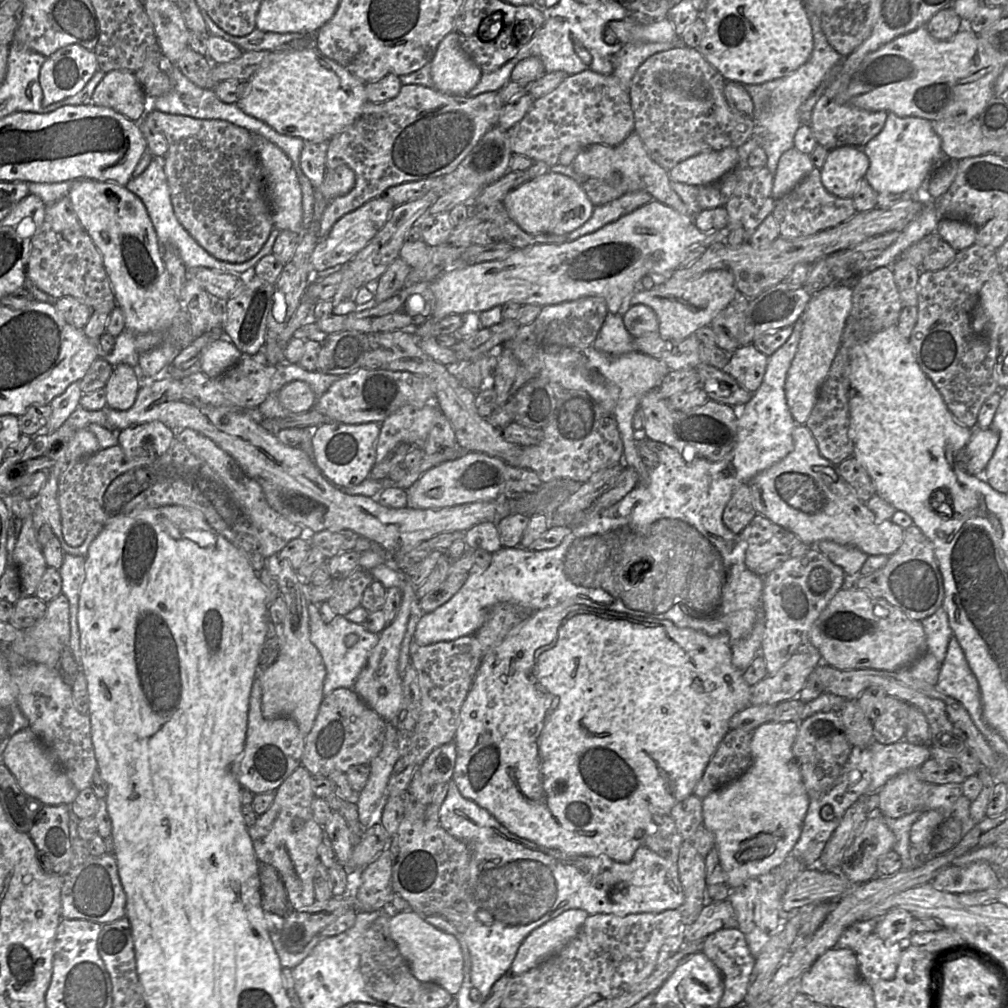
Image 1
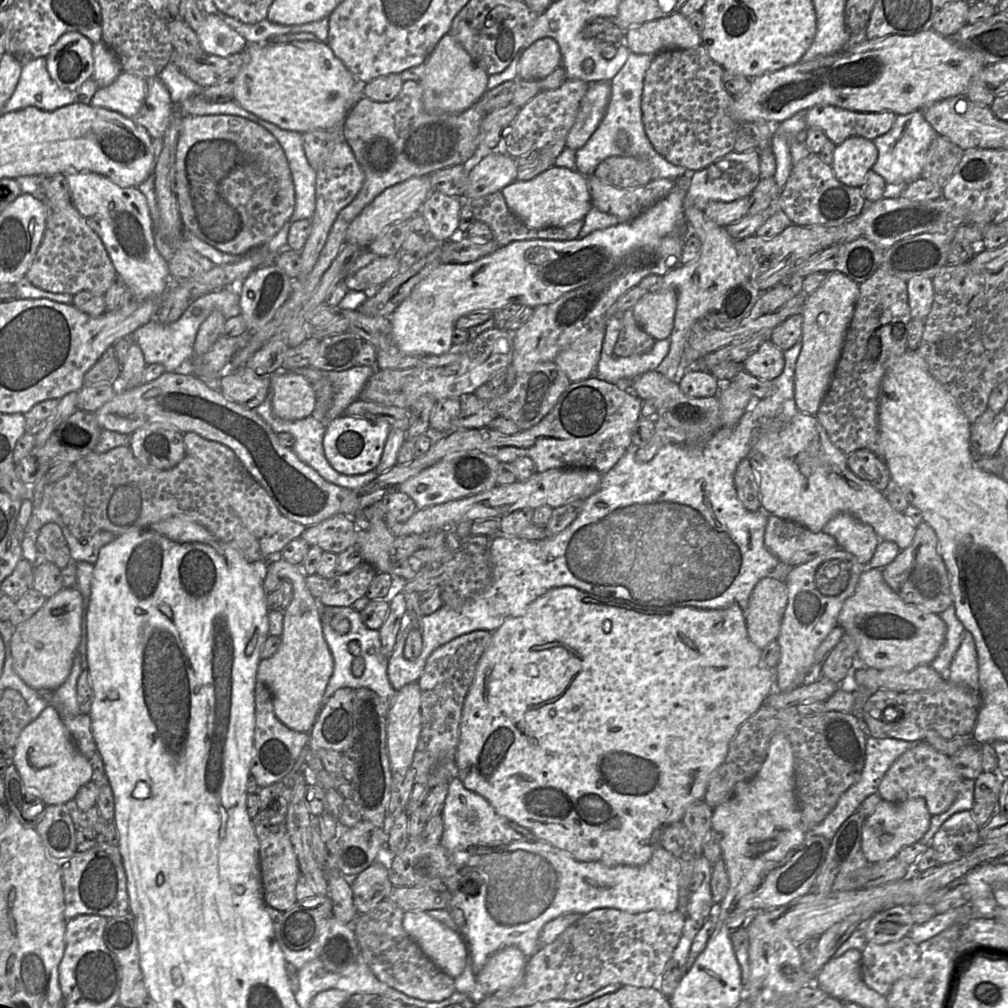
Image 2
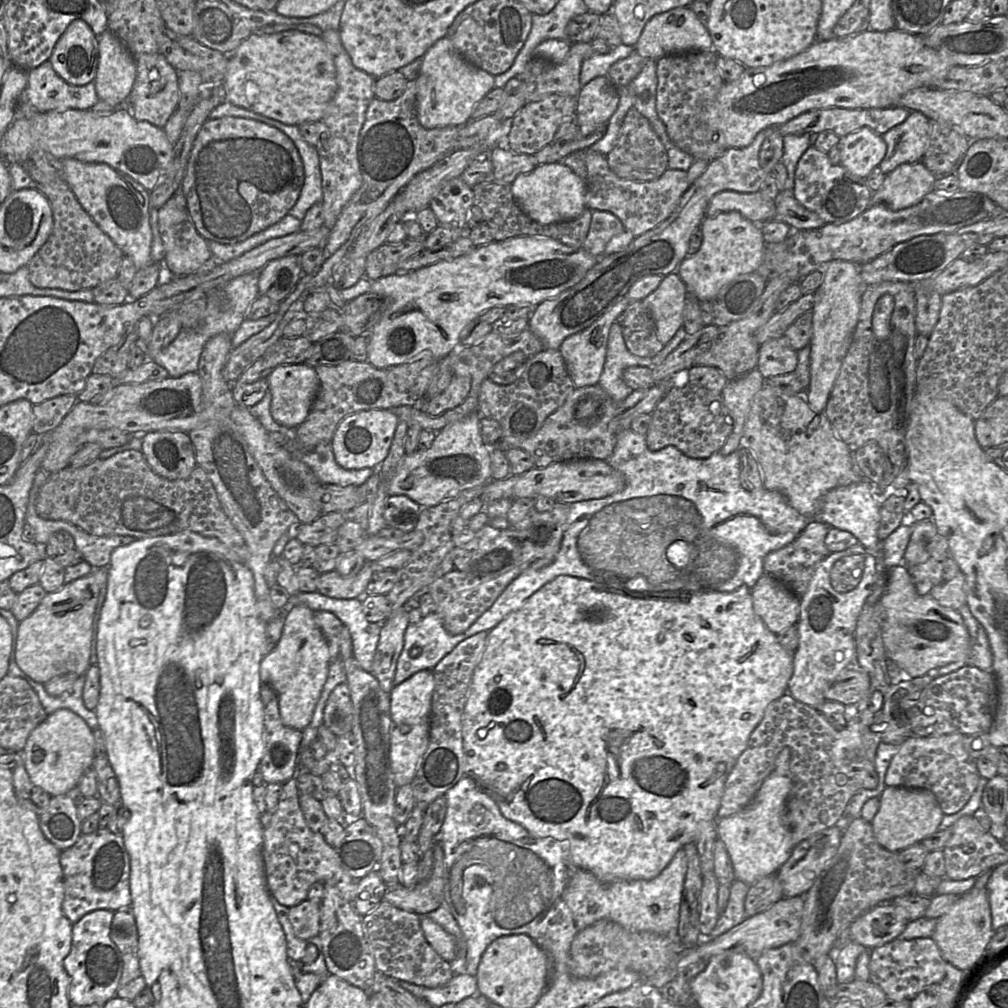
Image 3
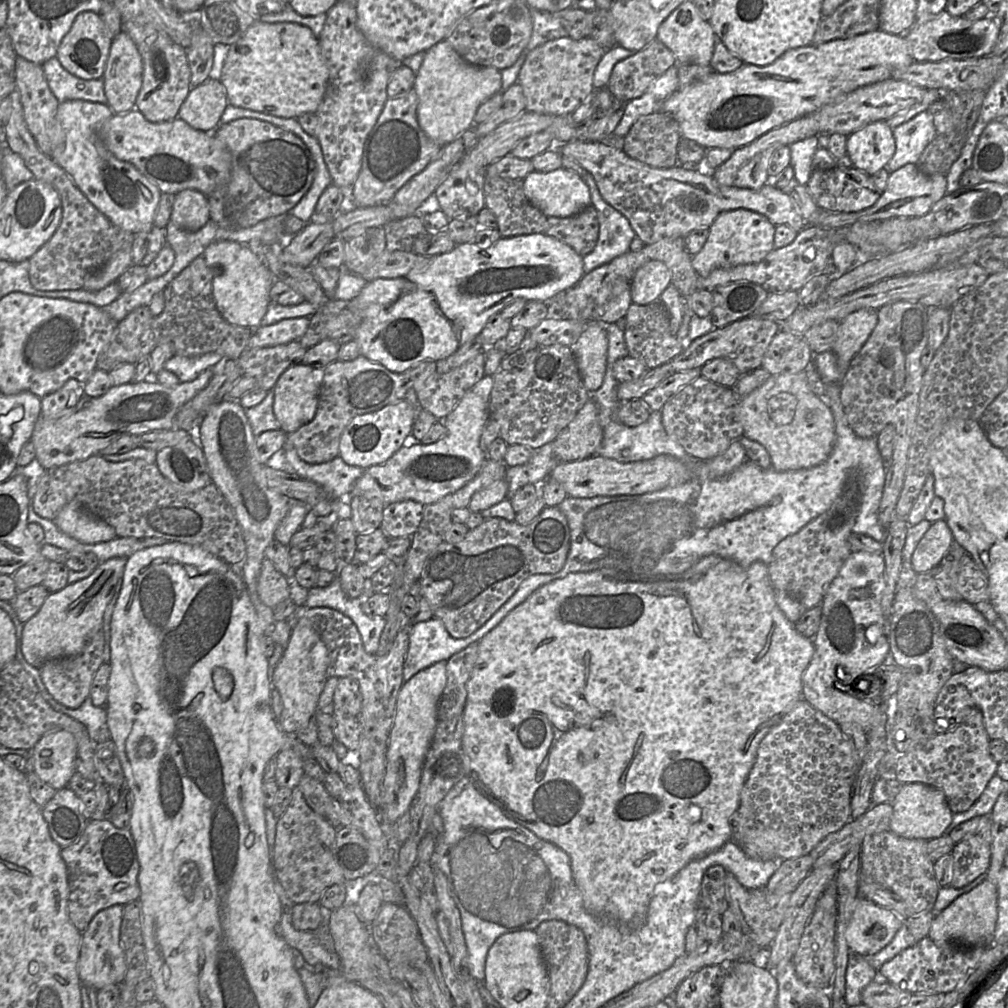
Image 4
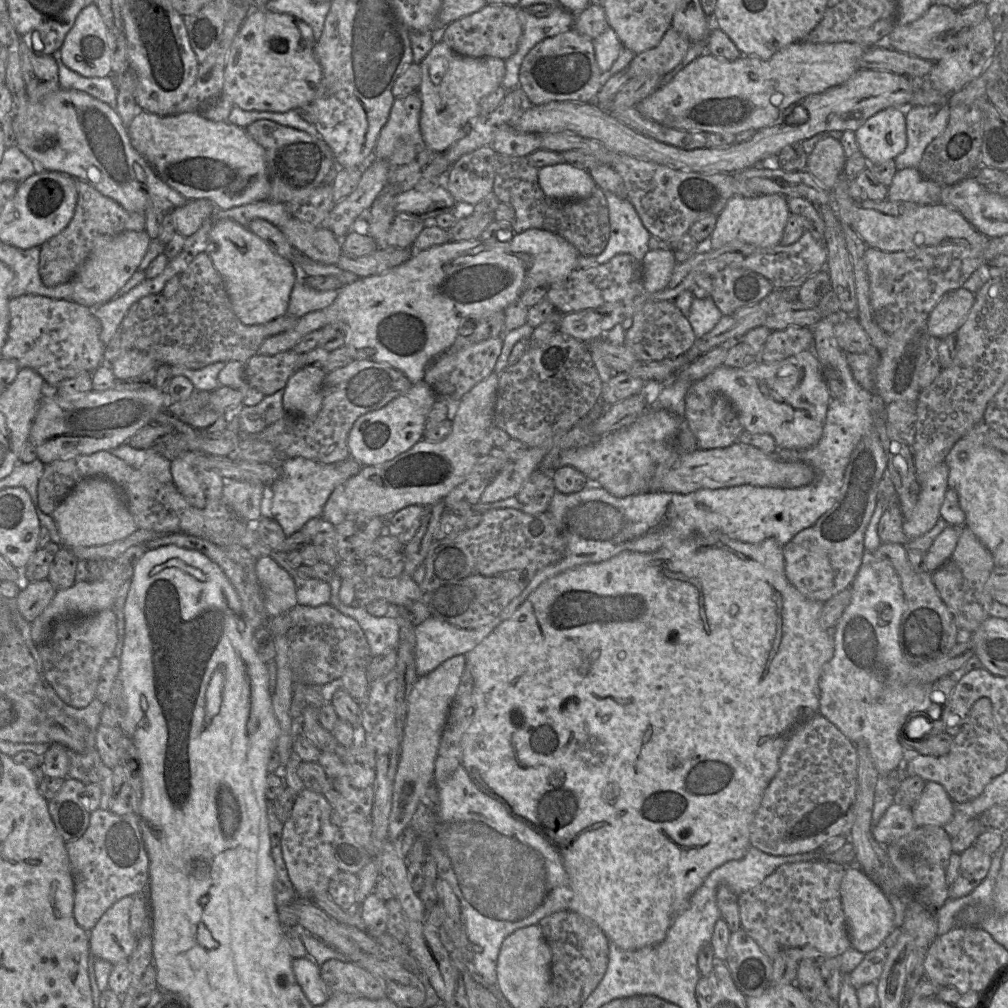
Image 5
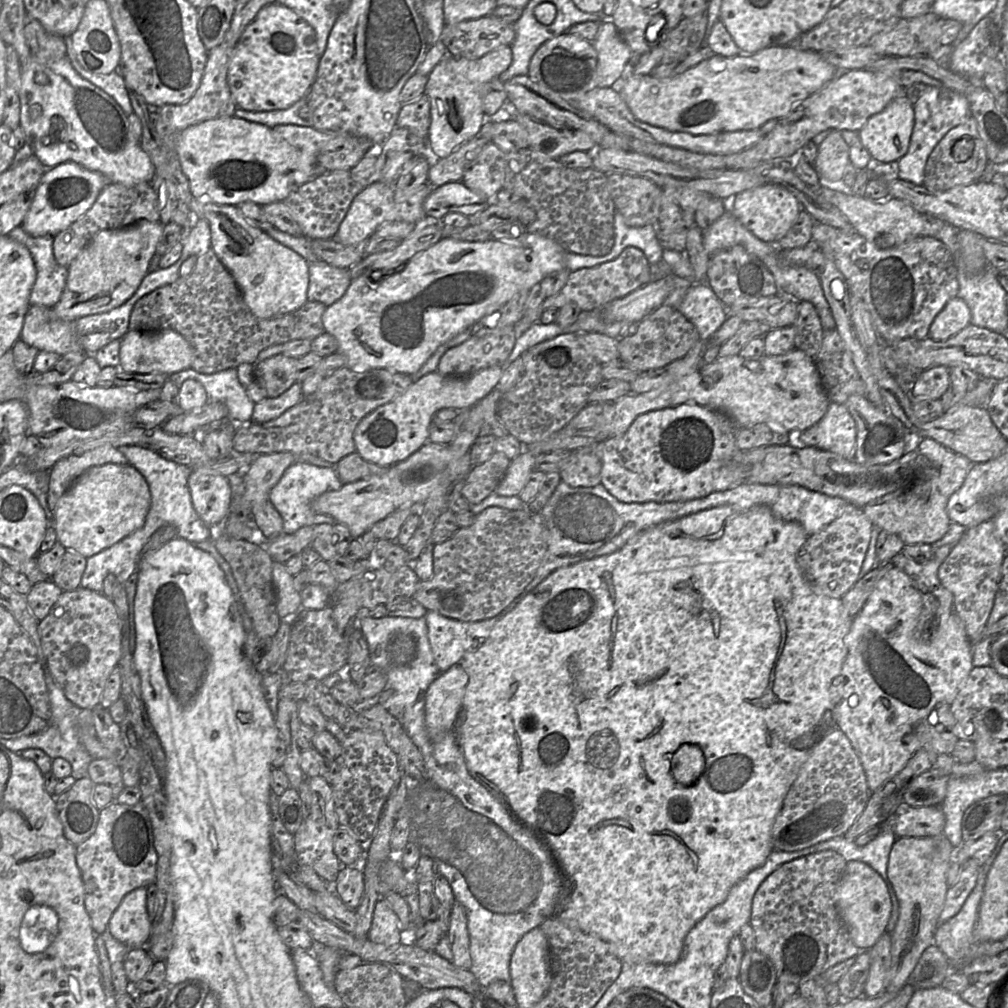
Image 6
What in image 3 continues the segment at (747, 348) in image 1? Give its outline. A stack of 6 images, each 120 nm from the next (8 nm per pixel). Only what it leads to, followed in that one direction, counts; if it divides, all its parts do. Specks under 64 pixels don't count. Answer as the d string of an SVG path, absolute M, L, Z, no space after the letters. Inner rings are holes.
M782 336L760 346L756 369L764 378L770 378L794 372L797 364L797 351L791 348L788 339Z

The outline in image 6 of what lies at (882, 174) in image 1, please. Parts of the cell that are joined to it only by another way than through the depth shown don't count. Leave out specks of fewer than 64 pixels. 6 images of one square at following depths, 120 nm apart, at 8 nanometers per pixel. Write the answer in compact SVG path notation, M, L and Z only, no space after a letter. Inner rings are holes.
M928 86L924 94L914 104L914 127L907 153L898 160L899 178L916 185L923 185L927 159L945 134L961 124L971 115L967 99L950 89Z

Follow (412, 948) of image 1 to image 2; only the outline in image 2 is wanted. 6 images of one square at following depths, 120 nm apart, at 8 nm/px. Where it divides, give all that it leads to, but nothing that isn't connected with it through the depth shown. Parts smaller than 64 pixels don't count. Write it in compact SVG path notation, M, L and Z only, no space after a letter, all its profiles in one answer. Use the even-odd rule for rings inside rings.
M425 911L405 912L403 928L422 951L455 979L464 970L467 949L462 938Z

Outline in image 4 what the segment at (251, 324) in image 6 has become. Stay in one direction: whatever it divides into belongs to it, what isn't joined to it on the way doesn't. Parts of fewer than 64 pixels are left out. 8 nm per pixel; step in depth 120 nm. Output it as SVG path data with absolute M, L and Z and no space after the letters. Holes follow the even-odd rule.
M203 256L197 257L182 270L164 289L165 307L160 315L153 315L148 306L141 306L129 313L120 321L108 346L99 355L96 367L110 372L123 364L137 364L147 357L159 344L170 342L175 347L175 354L185 357L200 356L210 352L221 354L223 358L239 359L247 349L254 329L233 325L226 321L217 309L212 285L212 273Z

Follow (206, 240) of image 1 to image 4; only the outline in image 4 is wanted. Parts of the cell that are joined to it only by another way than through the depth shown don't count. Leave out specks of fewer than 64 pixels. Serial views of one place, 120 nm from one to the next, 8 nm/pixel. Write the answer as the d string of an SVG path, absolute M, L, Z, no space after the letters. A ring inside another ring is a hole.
M240 118L226 124L220 123L220 125L213 132L214 135L225 144L231 155L231 171L227 183L224 186L217 188L213 193L207 196L209 203L209 220L216 223L219 227L224 229L247 228L254 226L258 222L267 218L278 216L281 214L287 214L301 200L301 198L307 193L307 191L311 187L316 173L315 161L305 143L292 132L274 126L269 122L252 118Z

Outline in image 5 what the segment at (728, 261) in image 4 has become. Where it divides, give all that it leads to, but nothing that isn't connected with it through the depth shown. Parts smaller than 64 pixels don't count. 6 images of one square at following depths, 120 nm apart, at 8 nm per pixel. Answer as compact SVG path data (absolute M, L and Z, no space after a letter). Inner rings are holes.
M779 194L734 196L728 200L718 215L715 229L703 247L719 249L732 242L741 242L757 247L772 247L782 239L790 216L787 198Z

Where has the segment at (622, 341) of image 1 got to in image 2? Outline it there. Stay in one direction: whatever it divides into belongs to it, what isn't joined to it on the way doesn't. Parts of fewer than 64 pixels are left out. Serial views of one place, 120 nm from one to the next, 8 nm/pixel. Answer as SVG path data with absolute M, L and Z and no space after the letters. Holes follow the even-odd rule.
M612 316L607 320L601 356L595 376L600 380L616 384L620 380L634 381L636 377L655 370L669 353L669 339L657 340L646 353L620 357L614 348L621 330L621 320Z

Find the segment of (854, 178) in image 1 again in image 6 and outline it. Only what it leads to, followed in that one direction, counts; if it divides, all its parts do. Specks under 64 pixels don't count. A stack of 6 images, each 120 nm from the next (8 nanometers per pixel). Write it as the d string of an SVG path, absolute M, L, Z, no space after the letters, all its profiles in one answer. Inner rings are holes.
M906 95L870 117L858 135L873 163L901 159L908 151L914 122L914 105Z

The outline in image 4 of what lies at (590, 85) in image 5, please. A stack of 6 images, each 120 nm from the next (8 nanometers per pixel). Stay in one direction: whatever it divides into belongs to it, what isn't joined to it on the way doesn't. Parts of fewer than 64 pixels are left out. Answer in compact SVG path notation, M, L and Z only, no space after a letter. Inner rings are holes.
M569 36L550 40L534 48L526 56L517 80L523 89L525 110L570 115L595 91L594 72L605 51L591 37L576 40Z

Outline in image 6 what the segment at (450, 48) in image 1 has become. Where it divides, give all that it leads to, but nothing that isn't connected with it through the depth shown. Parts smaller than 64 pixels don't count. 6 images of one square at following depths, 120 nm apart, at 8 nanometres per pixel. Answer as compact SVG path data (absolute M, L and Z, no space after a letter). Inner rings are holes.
M502 45L477 59L446 56L427 76L425 94L430 101L428 154L433 159L449 156L461 144L475 136L487 118L483 99L487 84L508 69L512 62L510 45Z

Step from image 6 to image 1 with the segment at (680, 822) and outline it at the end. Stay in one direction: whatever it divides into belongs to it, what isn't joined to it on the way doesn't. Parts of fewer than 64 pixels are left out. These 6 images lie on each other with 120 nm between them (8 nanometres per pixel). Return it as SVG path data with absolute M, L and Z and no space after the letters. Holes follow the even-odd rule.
M560 604L552 608L538 610L511 629L506 637L499 644L491 648L483 657L471 688L461 706L459 724L454 737L456 745L456 763L452 775L452 781L455 782L463 797L472 800L480 807L487 810L509 832L518 837L529 840L543 848L559 850L572 856L607 856L616 862L628 863L633 859L637 849L640 846L644 846L647 834L651 834L655 831L655 816L670 814L671 809L678 802L694 793L694 789L701 779L705 768L714 755L718 745L730 730L730 719L736 713L750 705L750 691L751 686L744 680L743 671L735 668L732 664L732 646L727 634L710 636L701 631L689 628L679 628L669 620L637 617L580 604Z

